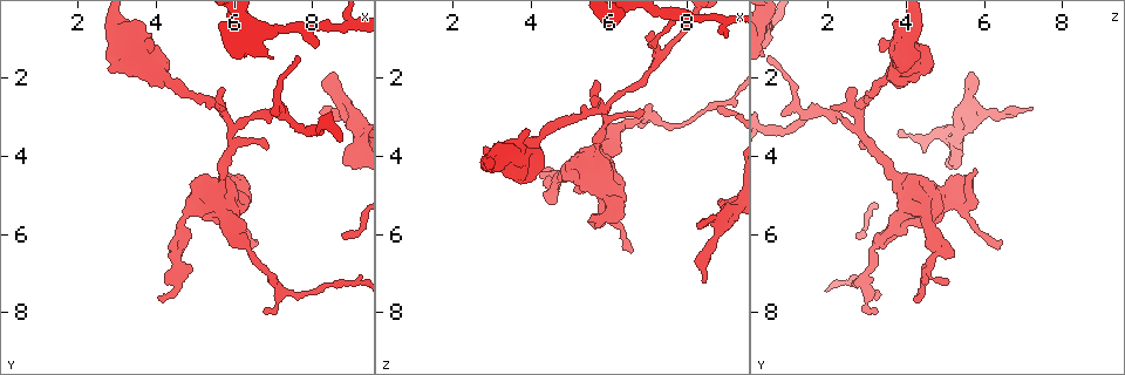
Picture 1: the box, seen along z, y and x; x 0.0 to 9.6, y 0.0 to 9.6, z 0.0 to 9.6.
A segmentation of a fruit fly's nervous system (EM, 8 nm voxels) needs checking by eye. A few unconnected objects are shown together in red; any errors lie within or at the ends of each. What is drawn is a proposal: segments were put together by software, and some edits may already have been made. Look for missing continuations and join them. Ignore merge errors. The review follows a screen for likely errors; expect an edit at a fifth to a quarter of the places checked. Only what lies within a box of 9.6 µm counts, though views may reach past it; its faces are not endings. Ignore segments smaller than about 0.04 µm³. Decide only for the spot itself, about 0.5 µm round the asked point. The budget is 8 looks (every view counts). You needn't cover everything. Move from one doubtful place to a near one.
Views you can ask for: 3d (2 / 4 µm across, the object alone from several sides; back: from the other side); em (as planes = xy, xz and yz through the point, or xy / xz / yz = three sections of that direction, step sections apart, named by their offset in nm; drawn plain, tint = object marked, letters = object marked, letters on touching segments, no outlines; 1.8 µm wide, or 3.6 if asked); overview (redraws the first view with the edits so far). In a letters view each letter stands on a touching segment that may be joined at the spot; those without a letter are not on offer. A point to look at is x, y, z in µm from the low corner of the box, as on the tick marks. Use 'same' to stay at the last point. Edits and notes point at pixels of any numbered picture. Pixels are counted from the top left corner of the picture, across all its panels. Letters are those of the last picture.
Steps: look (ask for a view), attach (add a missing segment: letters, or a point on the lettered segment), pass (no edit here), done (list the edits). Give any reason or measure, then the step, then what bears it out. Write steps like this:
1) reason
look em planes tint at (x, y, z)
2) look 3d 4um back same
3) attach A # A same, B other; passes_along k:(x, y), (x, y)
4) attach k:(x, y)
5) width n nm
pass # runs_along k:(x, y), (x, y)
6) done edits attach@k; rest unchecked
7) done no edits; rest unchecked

look em 3.6um yz step 8 tint at (5.95, 5.55, 3.75)

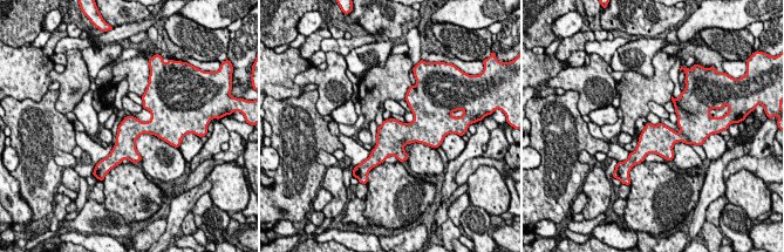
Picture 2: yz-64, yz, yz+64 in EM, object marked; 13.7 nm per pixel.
another direction
look em 3.6um planes letters same

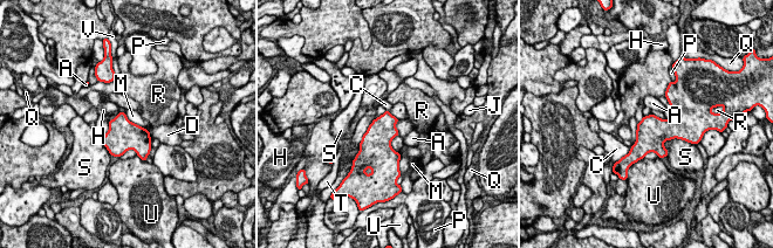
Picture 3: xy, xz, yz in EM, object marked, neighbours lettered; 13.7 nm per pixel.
pass # A other, C other, D other, H other, J other, M other, P other, Q other, R other, S other, T other, U other, V other; none of them fits

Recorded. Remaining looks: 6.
an open end
look em xy step 16 tint at (4.15, 7.55, 4.25)

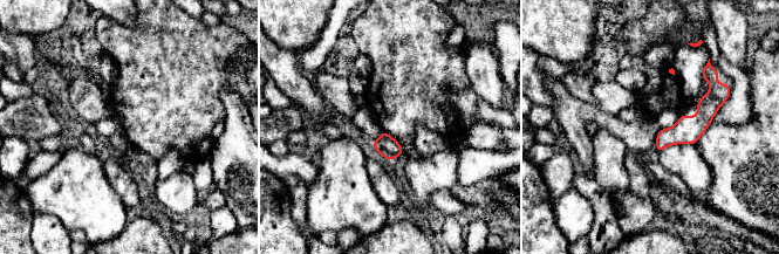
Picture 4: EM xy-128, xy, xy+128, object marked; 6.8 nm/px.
look em planes letters same

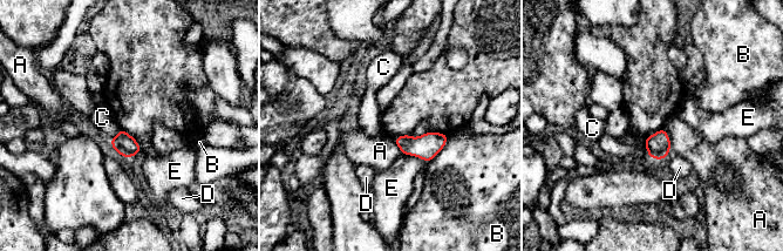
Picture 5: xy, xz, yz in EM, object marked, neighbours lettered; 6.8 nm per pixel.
pass # A other, B other, C other, D other, E other; border 5:(121, 129), (109, 141); no lettered segment goes on from it

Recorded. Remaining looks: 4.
an open end
look em planes tint at (8.40, 1.90, 5.70)

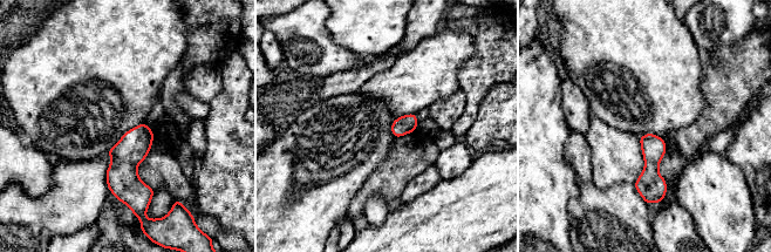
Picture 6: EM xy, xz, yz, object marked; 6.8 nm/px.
see the neighbours
look em planes letters same

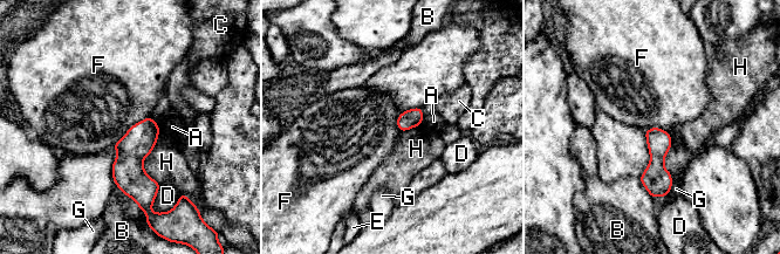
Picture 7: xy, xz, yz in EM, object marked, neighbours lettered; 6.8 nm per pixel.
width 130 nm
pass # A other, B other, C other, D other, E other, F other, G other, H other; border 7:(149, 116), (136, 122), (113, 146); none of them fits

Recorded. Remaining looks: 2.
look em 3.6um planes plain at (8.90, 4.20, 5.20)

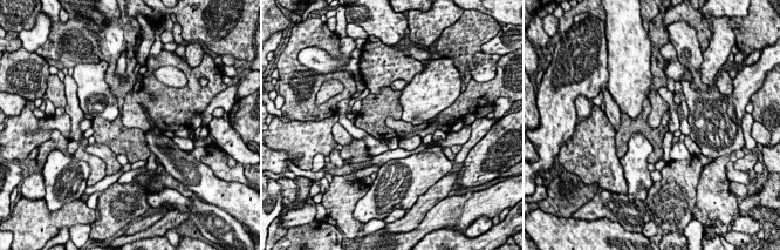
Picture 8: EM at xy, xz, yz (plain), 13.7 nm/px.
what lies round it
look em 3.6um planes letters same

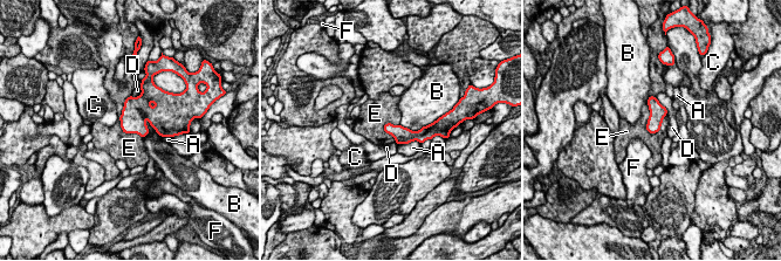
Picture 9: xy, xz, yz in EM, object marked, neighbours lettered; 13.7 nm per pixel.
pass # A other, B other, C other, D other, E other, F other; border 9:(648, 104), (646, 129), (655, 134); no lettered segment goes on from it

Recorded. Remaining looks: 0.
done no edits; rest unchecked

